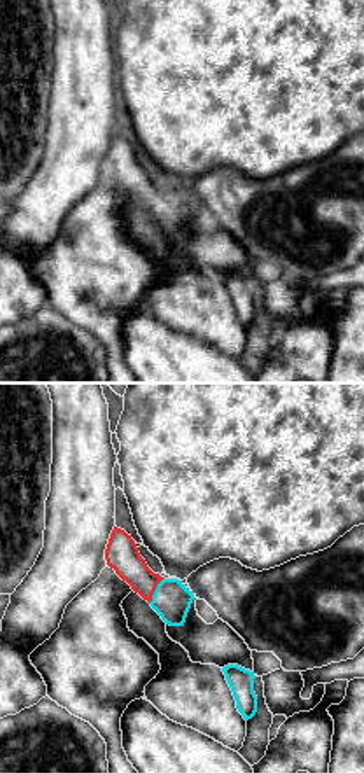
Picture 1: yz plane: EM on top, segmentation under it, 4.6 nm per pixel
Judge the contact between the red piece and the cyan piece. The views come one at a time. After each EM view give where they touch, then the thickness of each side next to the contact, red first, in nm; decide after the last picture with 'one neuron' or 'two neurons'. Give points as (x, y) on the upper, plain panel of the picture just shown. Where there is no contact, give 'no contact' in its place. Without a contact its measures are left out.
meets red at (154, 198); 150 nm thick on the red side, 180 nm on the other

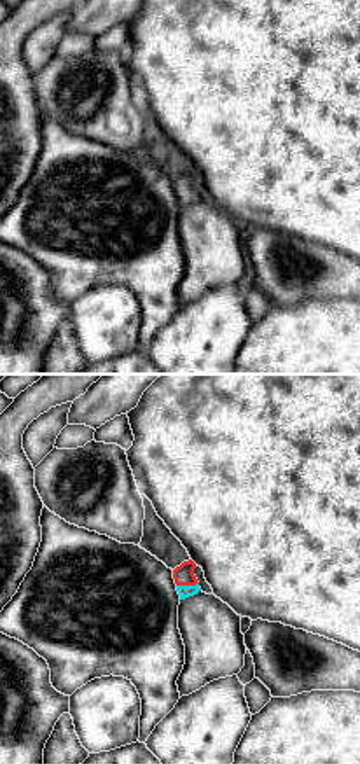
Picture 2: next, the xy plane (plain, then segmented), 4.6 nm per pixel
meets red at (187, 193); 100 nm thick on the red side, 60 nm on the other

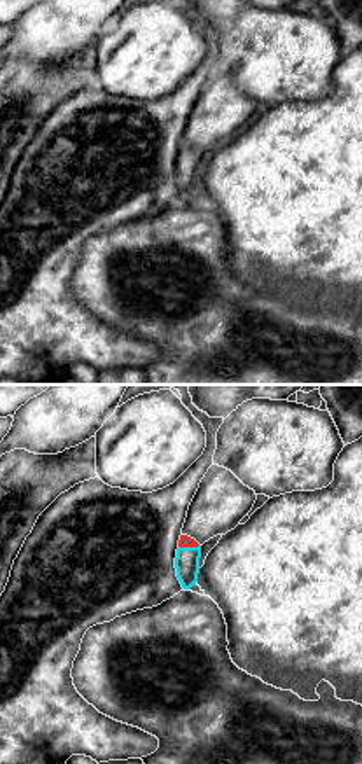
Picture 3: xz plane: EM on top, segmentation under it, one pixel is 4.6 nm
meets red at (187, 154); 50 nm thick on the red side, 110 nm on the other

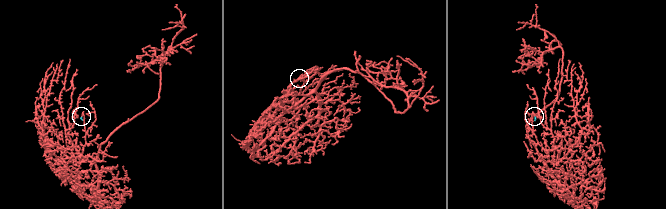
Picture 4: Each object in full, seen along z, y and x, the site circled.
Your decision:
one neuron

